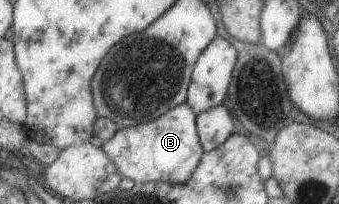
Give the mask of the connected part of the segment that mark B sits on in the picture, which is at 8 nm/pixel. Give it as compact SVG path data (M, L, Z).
M186 103L176 105L147 123L117 129L100 148L116 167L117 173L122 178L131 179L135 184L185 183L204 152L196 132L195 116L194 111Z

